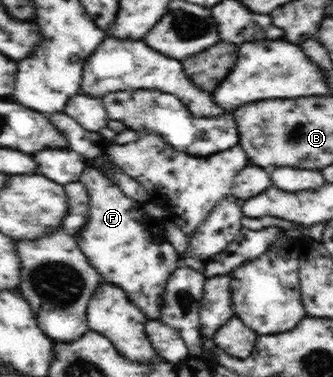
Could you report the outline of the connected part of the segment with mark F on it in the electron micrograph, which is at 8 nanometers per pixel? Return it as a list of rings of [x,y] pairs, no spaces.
[[[87,167],[82,172],[80,182],[87,187],[90,195],[90,216],[77,240],[81,244],[83,254],[86,255],[91,266],[98,270],[103,283],[120,286],[126,292],[131,304],[137,306],[148,319],[160,320],[159,306],[163,299],[165,284],[173,271],[181,266],[177,251],[163,235],[162,226],[165,220],[147,215],[142,203],[124,195],[121,188],[113,184],[100,169]]]

